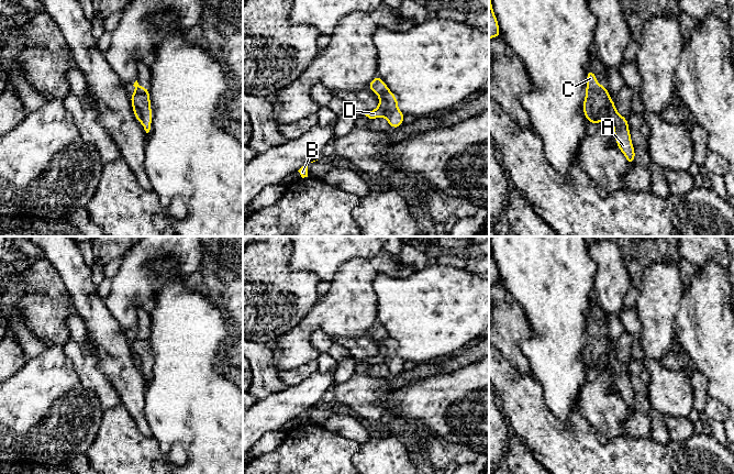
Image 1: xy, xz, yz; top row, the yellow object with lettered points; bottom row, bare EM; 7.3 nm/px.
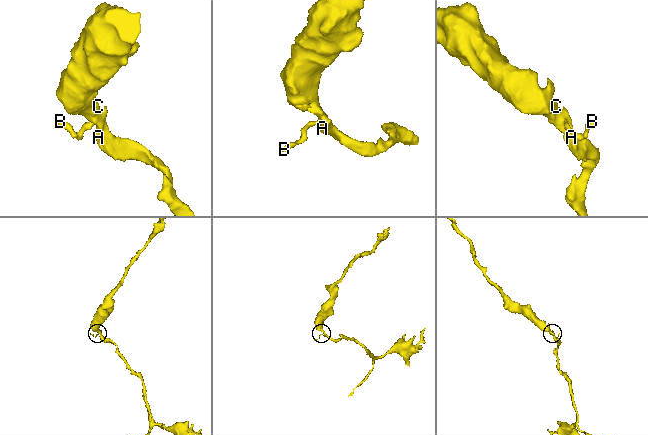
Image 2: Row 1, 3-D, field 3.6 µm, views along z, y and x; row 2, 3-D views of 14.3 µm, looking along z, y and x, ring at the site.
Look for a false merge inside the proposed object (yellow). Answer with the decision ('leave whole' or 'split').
leave whole

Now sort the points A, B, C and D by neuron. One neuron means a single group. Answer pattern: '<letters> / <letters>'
A B C D

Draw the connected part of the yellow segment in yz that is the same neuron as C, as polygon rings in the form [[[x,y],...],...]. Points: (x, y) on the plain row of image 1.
[[[587,317],[586,343],[582,351],[586,366],[597,371],[609,366],[613,371],[613,383],[616,385],[616,393],[626,404],[627,410],[635,409],[634,392],[631,388],[629,368],[615,356],[615,350],[609,342],[605,331],[600,332],[593,317]]]

